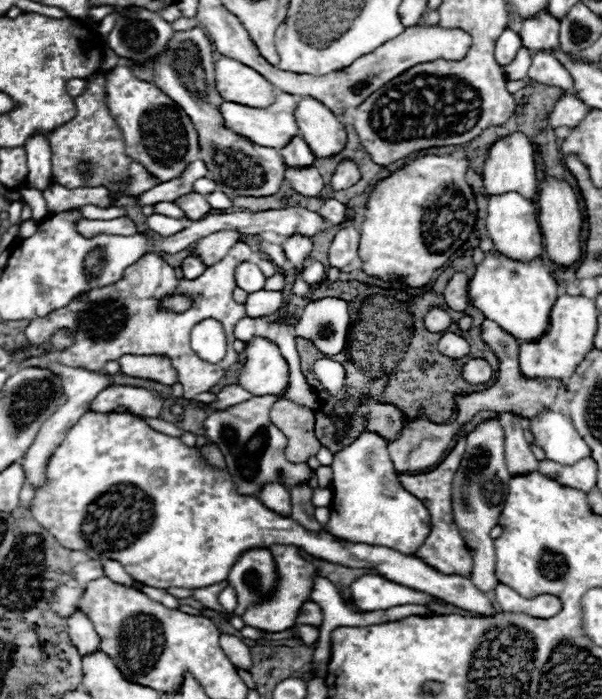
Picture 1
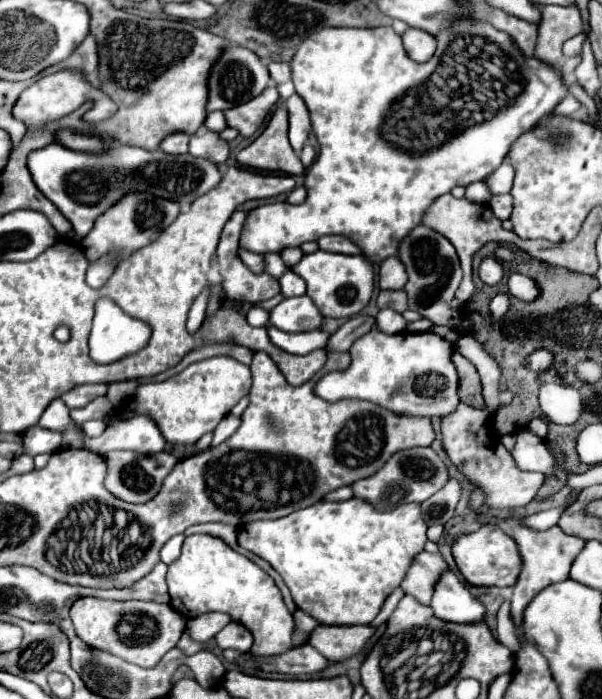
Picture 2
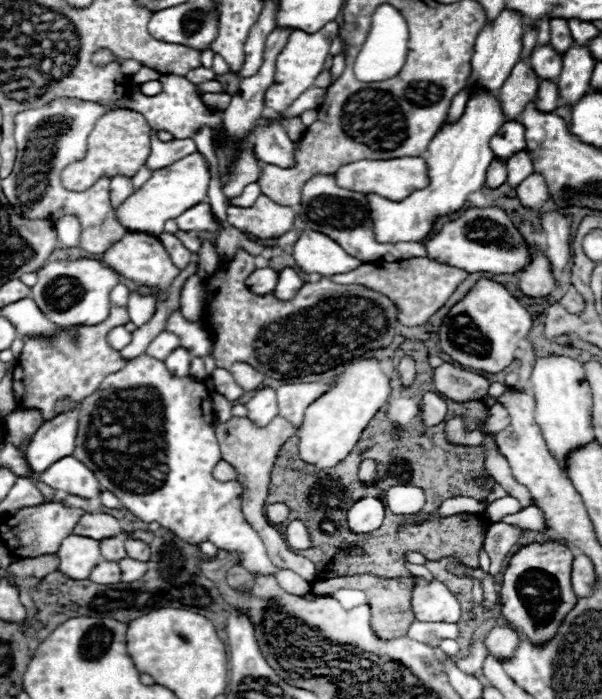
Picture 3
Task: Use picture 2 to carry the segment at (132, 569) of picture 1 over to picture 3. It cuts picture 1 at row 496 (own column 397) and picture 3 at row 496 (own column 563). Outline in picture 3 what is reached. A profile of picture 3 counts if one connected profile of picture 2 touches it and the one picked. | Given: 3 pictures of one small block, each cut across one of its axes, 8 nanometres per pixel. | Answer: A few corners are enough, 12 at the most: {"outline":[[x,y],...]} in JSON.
{"outline":[[74,456],[54,462],[40,480],[86,500],[102,492]]}

